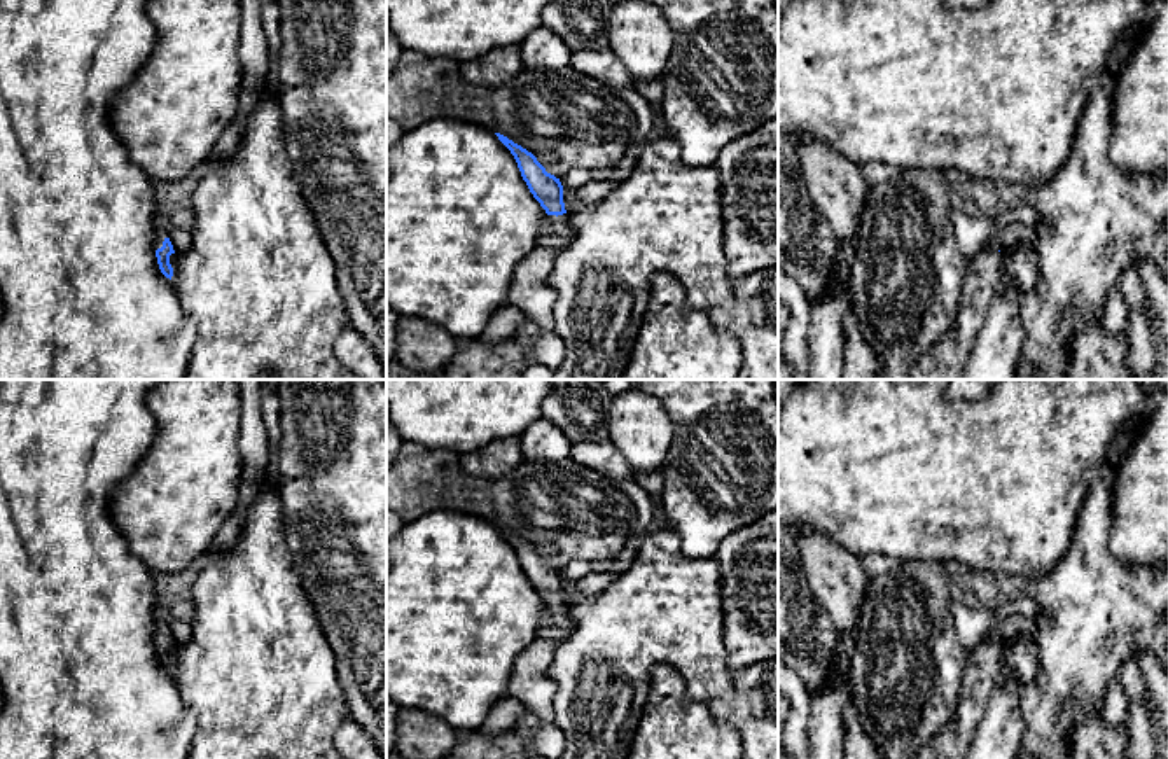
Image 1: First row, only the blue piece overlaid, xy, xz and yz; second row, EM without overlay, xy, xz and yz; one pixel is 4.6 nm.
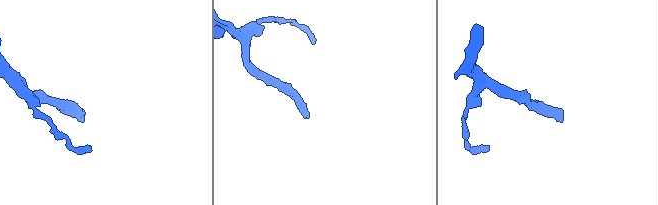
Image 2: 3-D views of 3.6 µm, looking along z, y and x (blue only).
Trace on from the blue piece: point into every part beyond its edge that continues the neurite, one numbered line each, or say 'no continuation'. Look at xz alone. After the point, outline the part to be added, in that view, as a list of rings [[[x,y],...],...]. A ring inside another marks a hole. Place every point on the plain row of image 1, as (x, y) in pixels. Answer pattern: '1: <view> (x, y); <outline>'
1: xz (560, 626); [[[547,607],[549,623],[539,630],[539,638],[560,644],[570,637],[574,630],[574,617],[570,607]]]

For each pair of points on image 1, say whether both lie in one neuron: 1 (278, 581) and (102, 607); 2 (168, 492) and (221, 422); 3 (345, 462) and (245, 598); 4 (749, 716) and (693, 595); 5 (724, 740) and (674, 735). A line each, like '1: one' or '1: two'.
1: two
2: one
3: two
4: two
5: one

